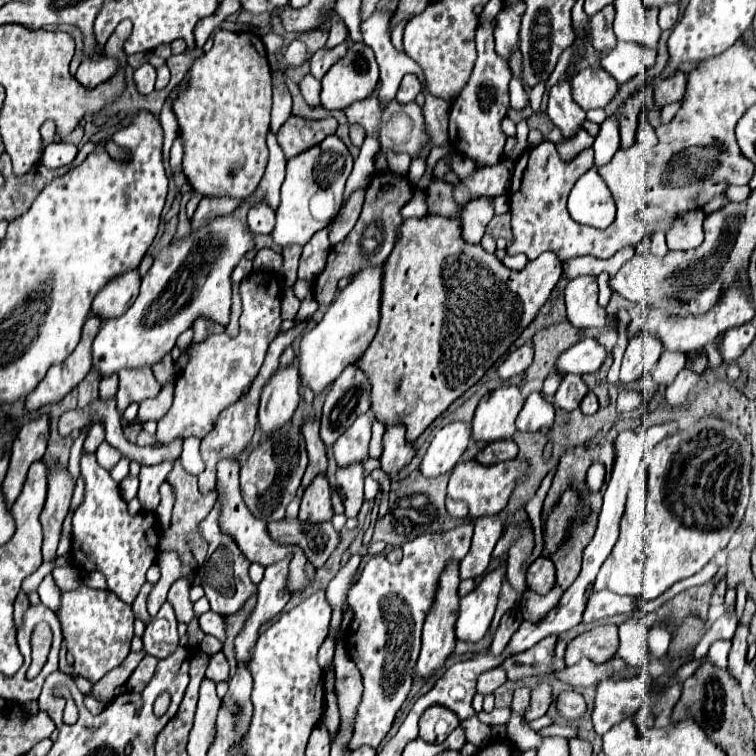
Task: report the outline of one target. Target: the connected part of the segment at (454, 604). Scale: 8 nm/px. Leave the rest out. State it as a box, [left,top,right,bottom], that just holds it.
[415,563,461,677]

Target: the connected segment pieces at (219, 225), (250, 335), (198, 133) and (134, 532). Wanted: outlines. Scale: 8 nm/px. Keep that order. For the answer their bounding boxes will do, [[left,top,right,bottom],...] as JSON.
[[93,217,253,377],[157,271,281,445],[173,31,271,199],[73,451,159,603]]

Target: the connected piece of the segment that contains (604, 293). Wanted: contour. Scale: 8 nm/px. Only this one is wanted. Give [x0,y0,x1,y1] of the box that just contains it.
[597,273,613,307]

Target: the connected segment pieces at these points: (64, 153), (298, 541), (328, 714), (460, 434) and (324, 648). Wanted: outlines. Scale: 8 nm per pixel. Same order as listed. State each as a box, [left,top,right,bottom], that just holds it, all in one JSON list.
[[41,143,77,169],[269,519,341,569],[323,691,339,737],[421,423,469,477],[319,637,335,669]]

